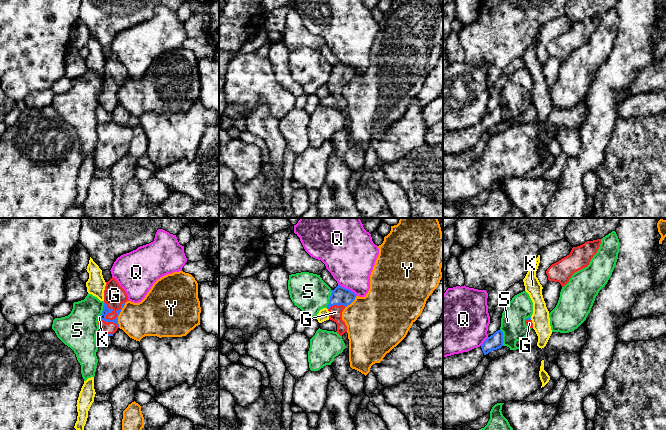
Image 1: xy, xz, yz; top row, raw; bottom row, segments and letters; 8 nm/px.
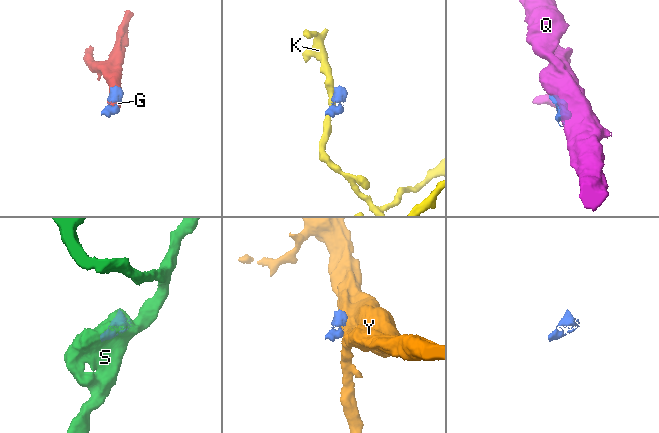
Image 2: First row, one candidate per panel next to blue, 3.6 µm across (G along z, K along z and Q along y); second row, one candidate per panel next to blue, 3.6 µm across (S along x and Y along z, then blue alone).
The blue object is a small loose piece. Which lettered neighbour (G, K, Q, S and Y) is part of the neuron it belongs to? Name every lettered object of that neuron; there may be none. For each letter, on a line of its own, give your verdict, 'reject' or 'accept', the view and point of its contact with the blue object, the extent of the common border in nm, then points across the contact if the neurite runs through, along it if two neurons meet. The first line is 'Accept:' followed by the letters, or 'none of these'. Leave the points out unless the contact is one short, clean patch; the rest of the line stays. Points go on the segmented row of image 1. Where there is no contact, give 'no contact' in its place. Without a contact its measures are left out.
Accept: G
G: accept; meets blue in xy at (117, 316); contact 260 nm long
K: reject; meets blue in xy at (100, 318); contact 30 nm long; border along xy (99, 316), (100, 319)
Q: reject; meets blue in xz at (347, 289); contact 180 nm long
S: reject; meets blue in xz at (329, 299); contact 150 nm long
Y: reject; meets blue in xy at (119, 313); contact 220 nm long; border along xy (126, 302), (118, 316), (118, 326)

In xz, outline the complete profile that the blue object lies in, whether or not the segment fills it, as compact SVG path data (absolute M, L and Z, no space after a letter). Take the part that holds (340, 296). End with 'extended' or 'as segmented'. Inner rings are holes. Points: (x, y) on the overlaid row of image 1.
M340 285L332 290L327 309L329 311L329 319L337 324L336 332L340 336L347 332L347 326L342 320L342 312L355 298L356 294L354 292Z | extended

